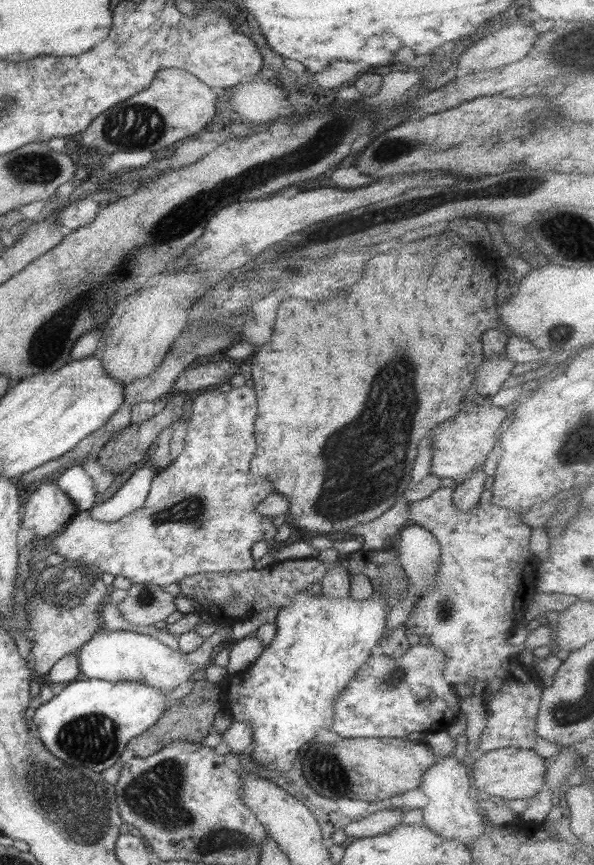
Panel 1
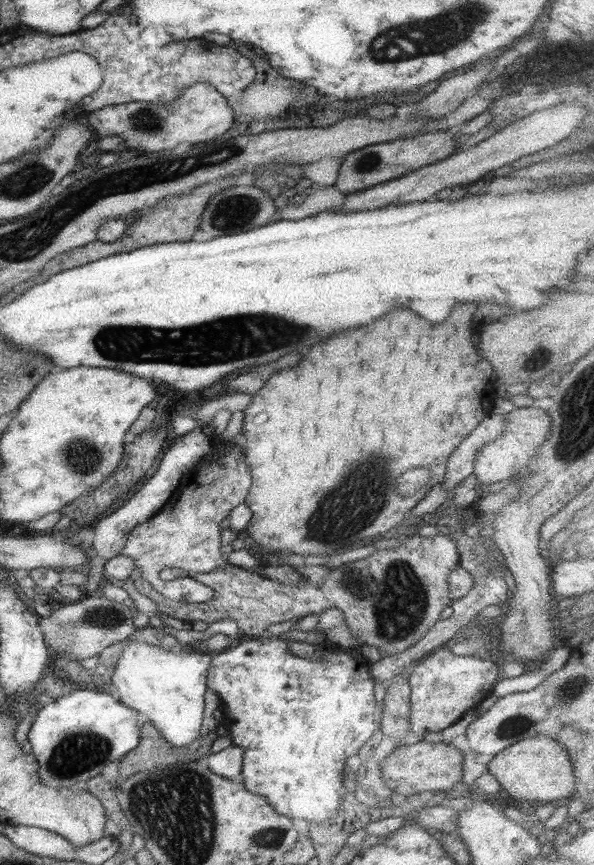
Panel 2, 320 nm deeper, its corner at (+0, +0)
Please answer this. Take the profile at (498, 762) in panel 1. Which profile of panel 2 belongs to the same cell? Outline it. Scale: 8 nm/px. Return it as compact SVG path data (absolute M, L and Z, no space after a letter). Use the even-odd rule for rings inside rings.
M533 735L510 744L496 754L486 768L495 777L500 788L524 803L537 800L555 804L557 800L566 800L578 788L574 768L565 747L546 736Z

